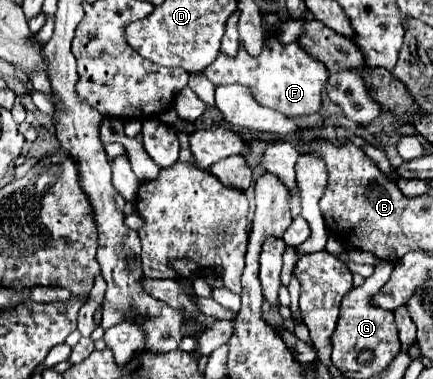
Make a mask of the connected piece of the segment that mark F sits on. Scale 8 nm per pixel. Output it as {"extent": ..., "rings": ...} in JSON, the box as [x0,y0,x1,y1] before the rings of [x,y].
{"extent":[203,30,329,118],"rings":[[[269,30],[269,34],[263,40],[263,50],[259,56],[251,56],[243,44],[239,44],[237,56],[227,56],[219,52],[217,60],[211,64],[211,68],[203,70],[203,74],[215,84],[243,84],[251,90],[257,104],[273,108],[287,118],[297,118],[303,114],[315,114],[321,108],[321,94],[323,86],[329,78],[329,72],[319,60],[315,60],[301,44],[291,42],[283,44],[277,38],[277,30]]]}

